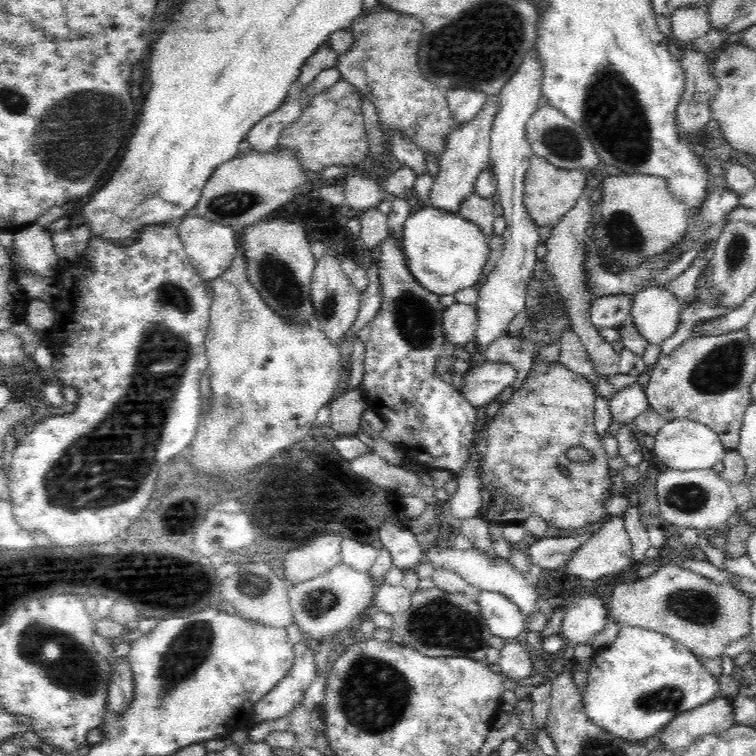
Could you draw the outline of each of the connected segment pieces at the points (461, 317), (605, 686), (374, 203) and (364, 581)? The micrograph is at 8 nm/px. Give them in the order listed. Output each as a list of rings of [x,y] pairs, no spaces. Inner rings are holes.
[[[457,302],[445,308],[443,328],[447,344],[464,347],[468,342],[475,341],[475,333],[479,324],[475,305]]]
[[[637,626],[620,628],[613,642],[597,650],[590,660],[587,687],[581,690],[584,713],[608,733],[634,744],[656,736],[678,714],[712,702],[720,690],[718,680],[704,667],[698,655],[673,638]]]
[[[350,172],[350,176],[343,182],[345,188],[346,207],[352,213],[361,213],[369,208],[378,207],[384,200],[390,199],[384,190],[380,190],[375,183],[375,174],[363,175],[363,172]]]
[[[343,562],[312,580],[288,587],[294,623],[302,629],[308,639],[316,640],[353,626],[364,611],[374,604],[376,592],[370,573],[354,570]]]

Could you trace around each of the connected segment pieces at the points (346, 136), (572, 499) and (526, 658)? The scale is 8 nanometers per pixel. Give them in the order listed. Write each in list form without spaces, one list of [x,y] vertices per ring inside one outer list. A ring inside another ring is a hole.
[[[344,79],[326,89],[308,102],[304,114],[300,114],[292,126],[286,126],[277,147],[294,151],[294,157],[302,161],[304,169],[319,173],[327,166],[360,164],[369,153],[361,93]]]
[[[560,342],[540,349],[522,388],[514,391],[509,401],[500,406],[498,414],[494,414],[494,418],[484,424],[482,430],[485,438],[478,438],[474,456],[481,456],[480,516],[492,523],[522,523],[525,518],[540,515],[548,526],[580,532],[595,528],[600,519],[608,515],[603,504],[615,491],[602,436],[595,429],[597,394],[594,386],[582,374],[560,364],[560,352]],[[578,446],[592,453],[590,461],[574,462],[568,459],[568,450]]]
[[[506,639],[501,649],[499,665],[506,674],[507,682],[512,683],[533,674],[533,664],[530,655],[524,648],[523,639]]]

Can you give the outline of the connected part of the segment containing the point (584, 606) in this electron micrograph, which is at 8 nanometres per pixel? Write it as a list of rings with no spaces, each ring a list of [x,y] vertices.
[[[600,592],[574,599],[563,617],[560,634],[566,642],[589,644],[607,623],[605,601]]]

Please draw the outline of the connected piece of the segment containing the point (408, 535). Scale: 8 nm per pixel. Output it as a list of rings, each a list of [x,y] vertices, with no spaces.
[[[386,523],[378,534],[383,548],[388,549],[392,555],[394,567],[403,571],[414,570],[424,560],[425,552],[418,543],[416,534],[408,526],[400,528]]]

